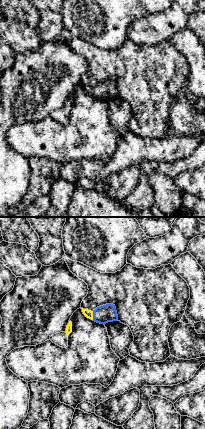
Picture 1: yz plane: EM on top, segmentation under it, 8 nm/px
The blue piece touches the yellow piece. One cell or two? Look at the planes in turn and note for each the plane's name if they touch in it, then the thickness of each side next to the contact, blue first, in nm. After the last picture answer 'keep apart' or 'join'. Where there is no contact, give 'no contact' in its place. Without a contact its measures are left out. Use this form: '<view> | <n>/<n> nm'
yz | 140/60 nm

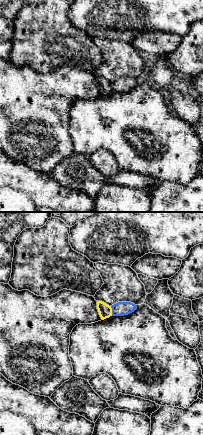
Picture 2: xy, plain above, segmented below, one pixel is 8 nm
xy | 110/110 nm

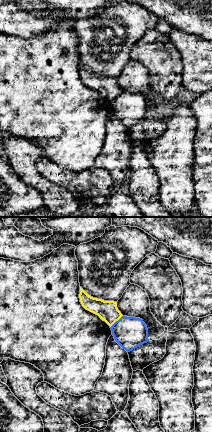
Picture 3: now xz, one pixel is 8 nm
xz | 260/160 nm

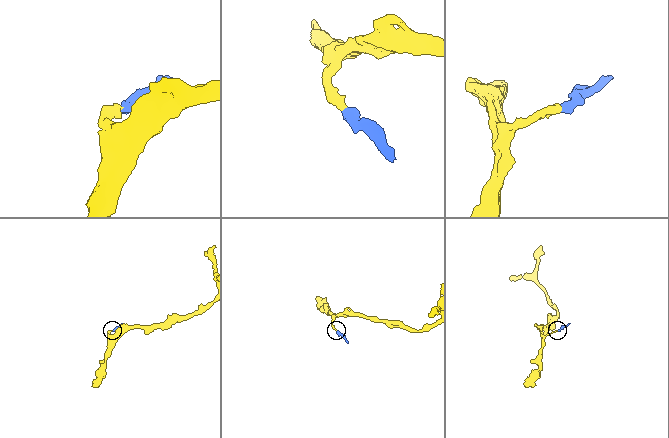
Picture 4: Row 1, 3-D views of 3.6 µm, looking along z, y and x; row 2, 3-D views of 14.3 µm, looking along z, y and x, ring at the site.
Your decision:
keep apart

